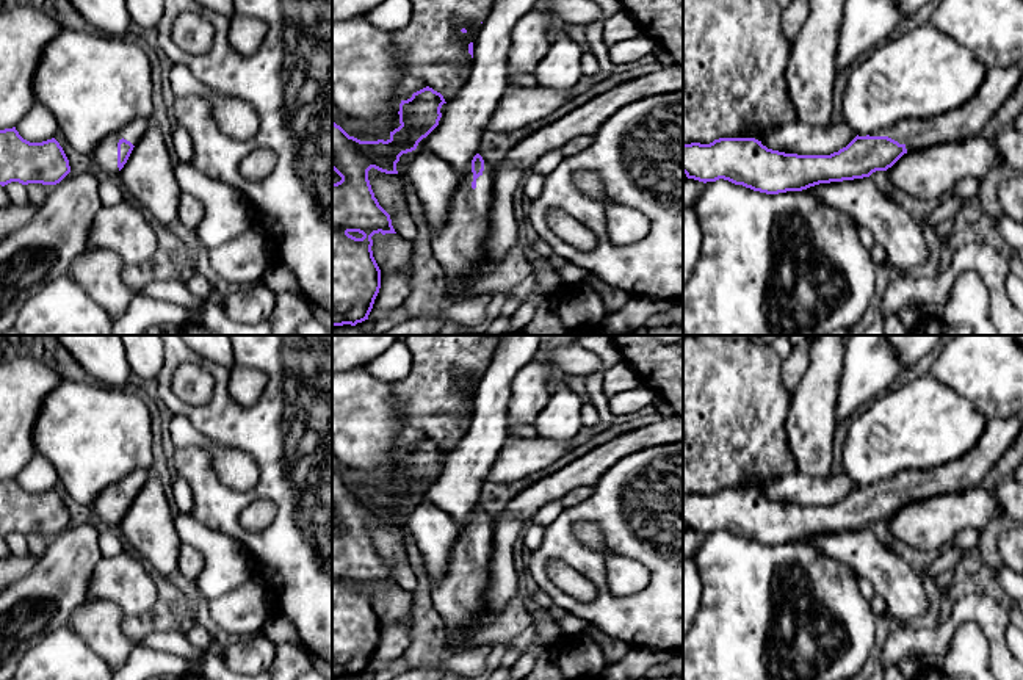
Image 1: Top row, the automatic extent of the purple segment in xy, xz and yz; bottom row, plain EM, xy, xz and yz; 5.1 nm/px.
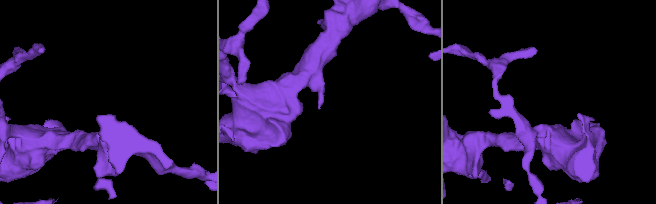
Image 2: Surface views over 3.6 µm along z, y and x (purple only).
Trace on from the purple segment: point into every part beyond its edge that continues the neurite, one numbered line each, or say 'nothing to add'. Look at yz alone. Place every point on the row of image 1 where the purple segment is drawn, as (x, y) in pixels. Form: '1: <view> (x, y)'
1: yz (964, 122)

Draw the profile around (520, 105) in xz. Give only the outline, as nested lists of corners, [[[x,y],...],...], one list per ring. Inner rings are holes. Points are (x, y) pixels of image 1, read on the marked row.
[[[509,86],[500,99],[487,130],[514,132],[555,113],[572,99],[572,89],[547,89],[540,86]]]

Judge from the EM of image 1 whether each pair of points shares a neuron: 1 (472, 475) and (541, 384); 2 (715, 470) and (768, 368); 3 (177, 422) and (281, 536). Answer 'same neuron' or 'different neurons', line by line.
1: different neurons
2: same neuron
3: different neurons

